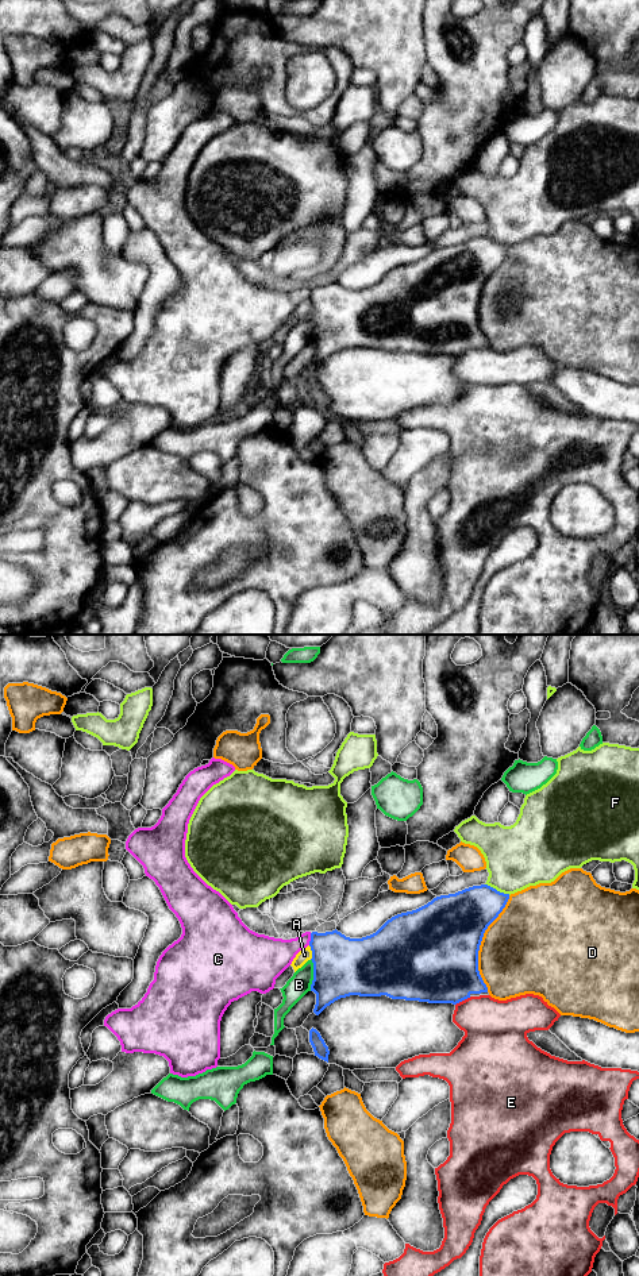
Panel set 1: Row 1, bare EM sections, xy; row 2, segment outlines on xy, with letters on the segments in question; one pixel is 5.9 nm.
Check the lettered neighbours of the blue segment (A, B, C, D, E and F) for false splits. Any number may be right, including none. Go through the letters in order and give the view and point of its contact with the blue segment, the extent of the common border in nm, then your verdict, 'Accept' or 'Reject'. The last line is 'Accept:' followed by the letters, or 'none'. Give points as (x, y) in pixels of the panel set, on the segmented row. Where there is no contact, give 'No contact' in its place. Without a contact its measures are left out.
A: Touches blue at xy (312, 952). Shared border 90 nm. Reject
B: Touches blue at xy (314, 975). Shared border 190 nm. Reject
C: Touches blue at xy (311, 939). Shared border 70 nm. Reject
D: Touches blue at xy (480, 944). Shared border 600 nm. Reject
E: Touches blue at xy (462, 999). Shared border 110 nm. Reject
F: Touches blue at xy (496, 890). Shared border 170 nm. Reject
Accept: none

